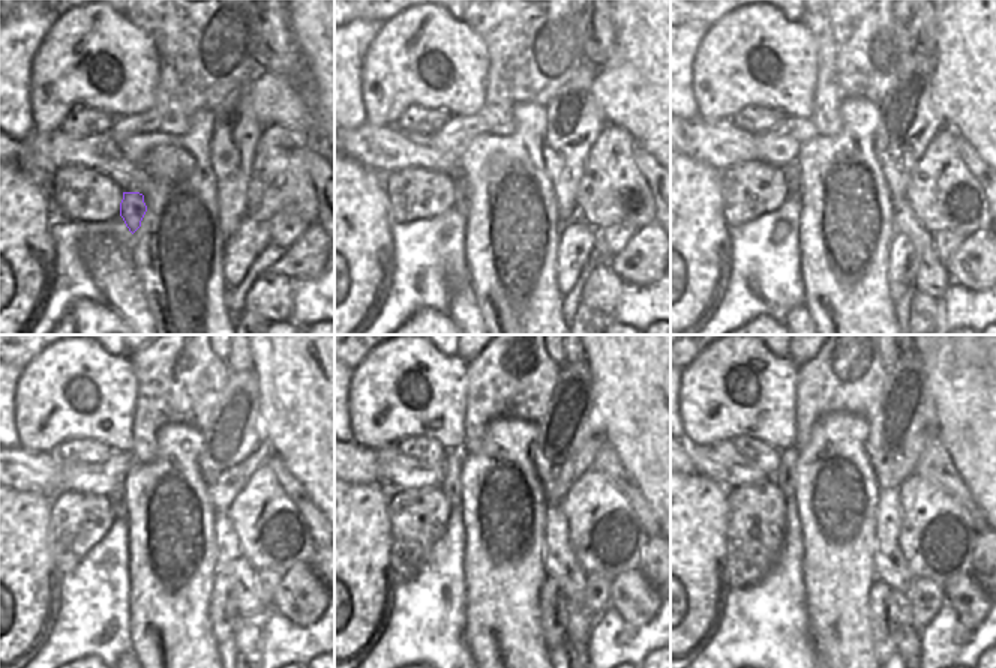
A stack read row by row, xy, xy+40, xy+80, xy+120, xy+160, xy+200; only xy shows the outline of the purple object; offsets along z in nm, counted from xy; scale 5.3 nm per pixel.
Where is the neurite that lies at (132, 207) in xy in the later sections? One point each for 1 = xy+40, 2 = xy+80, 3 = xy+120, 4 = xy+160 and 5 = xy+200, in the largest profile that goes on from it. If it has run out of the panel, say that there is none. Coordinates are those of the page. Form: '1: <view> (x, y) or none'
1: xy+40 (462, 200)
2: xy+80 (791, 171)
3: xy+120 (114, 536)
4: xy+160 (452, 487)
5: xy+200 (785, 478)

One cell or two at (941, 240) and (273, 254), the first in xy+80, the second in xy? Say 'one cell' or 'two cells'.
two cells

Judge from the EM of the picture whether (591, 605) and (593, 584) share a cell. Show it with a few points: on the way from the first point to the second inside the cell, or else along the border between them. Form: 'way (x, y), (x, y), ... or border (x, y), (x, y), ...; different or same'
way (593, 601), (593, 589); same

